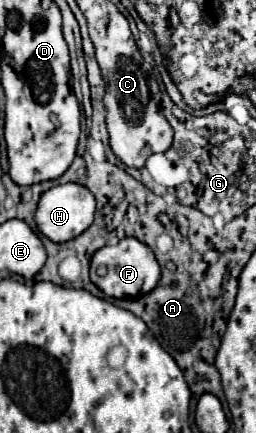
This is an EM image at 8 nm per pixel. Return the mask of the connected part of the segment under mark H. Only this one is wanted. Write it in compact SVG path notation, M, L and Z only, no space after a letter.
M61 184L61 186L47 190L41 196L39 208L35 212L35 222L37 222L39 230L51 242L67 242L67 240L77 238L81 232L85 232L91 226L93 214L95 214L95 198L85 186L81 186L81 184Z

